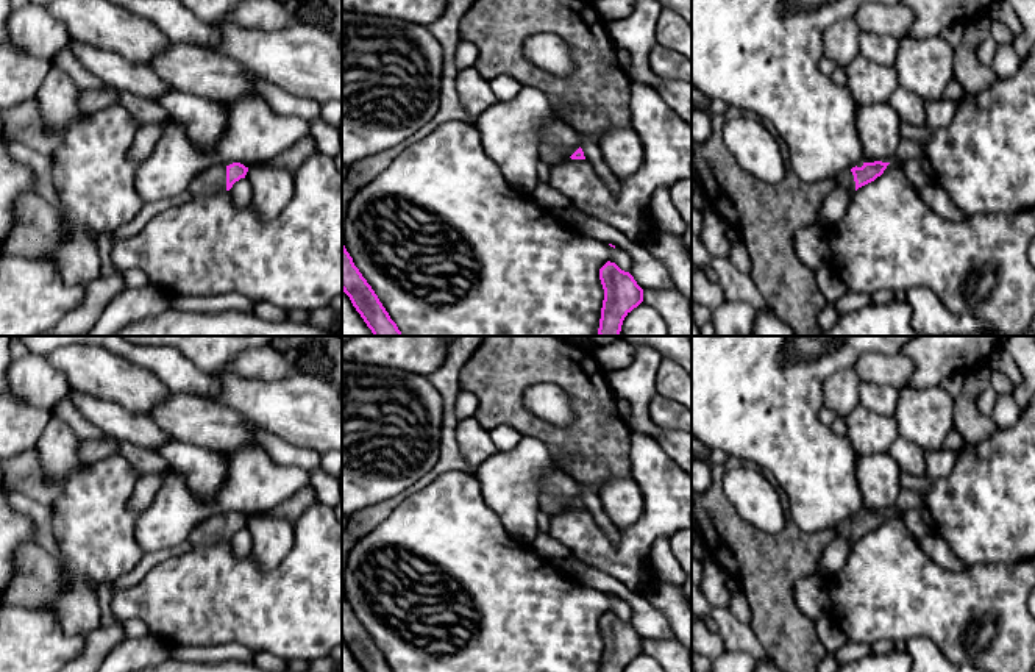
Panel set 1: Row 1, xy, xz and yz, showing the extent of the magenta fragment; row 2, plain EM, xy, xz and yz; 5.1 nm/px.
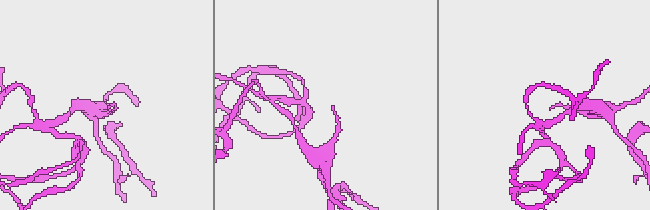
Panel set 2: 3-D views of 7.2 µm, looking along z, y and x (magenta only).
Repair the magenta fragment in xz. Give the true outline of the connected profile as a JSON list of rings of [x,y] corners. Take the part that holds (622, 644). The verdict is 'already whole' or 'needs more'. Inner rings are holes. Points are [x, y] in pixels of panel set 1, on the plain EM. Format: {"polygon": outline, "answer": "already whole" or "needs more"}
{"polygon": [[[607,611],[599,619],[604,650],[599,672],[623,672],[643,652],[643,639],[629,622]]], "answer": "already whole"}

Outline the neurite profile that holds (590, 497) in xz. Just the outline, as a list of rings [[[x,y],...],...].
[[[579,483],[579,494],[585,509],[593,516],[596,524],[604,530],[612,542],[617,544],[620,541],[620,530],[610,522],[610,519],[604,513],[598,491],[595,491],[589,484]]]

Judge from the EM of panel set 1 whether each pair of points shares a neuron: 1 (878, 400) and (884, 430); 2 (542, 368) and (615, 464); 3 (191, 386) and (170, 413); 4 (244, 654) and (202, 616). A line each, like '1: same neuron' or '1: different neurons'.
1: different neurons
2: same neuron
3: different neurons
4: different neurons

